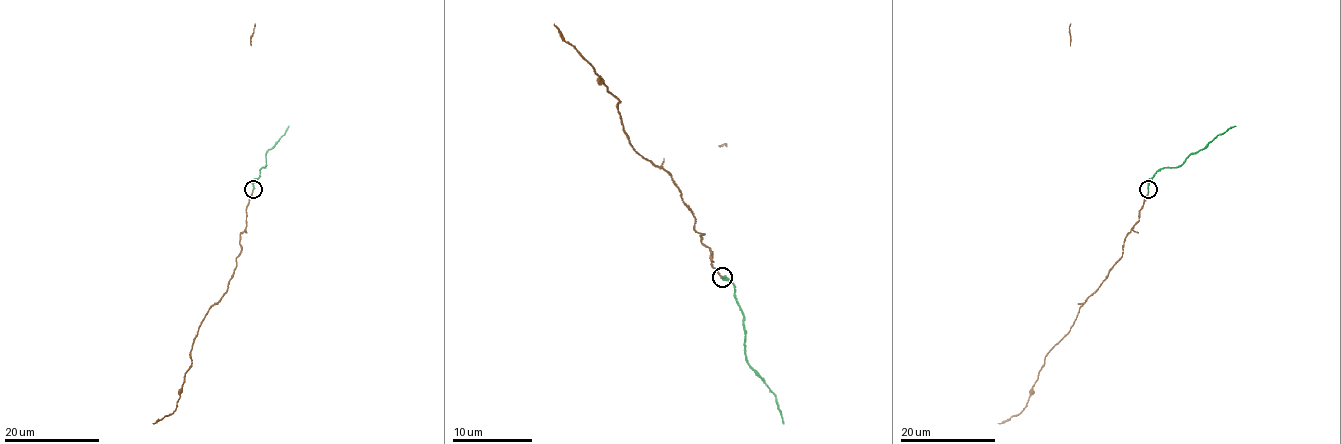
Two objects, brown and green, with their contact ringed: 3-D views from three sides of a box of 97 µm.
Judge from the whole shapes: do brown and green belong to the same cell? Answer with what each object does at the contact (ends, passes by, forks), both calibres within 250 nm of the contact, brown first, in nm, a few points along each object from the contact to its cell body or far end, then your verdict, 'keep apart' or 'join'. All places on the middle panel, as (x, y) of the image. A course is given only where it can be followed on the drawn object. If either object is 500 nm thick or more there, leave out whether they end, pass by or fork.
brown ends there; green ends there; 130 nm thick on the brown side, 200 nm on the other; brown runs (723, 276), (711, 266), (711, 250), (675, 181), (631, 147), (619, 101), (553, 23); green runs (723, 276), (735, 286), (745, 358), (775, 396), (783, 424); join

